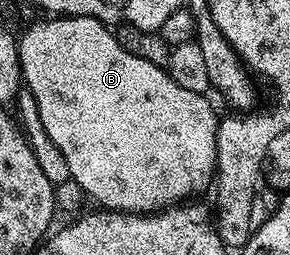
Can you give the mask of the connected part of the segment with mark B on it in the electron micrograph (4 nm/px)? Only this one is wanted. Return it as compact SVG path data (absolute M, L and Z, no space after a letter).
M62 16L41 18L38 24L33 24L25 33L20 33L17 41L19 62L21 63L21 79L24 87L35 98L36 119L41 129L55 142L59 154L67 162L70 177L85 191L90 201L98 200L100 207L105 210L124 212L126 214L152 214L167 208L172 208L186 198L197 198L205 187L212 185L217 171L217 121L219 112L213 109L210 98L204 92L186 90L169 77L168 71L159 65L153 65L147 59L137 58L127 53L116 40L110 25L104 20L97 20L93 16Z

